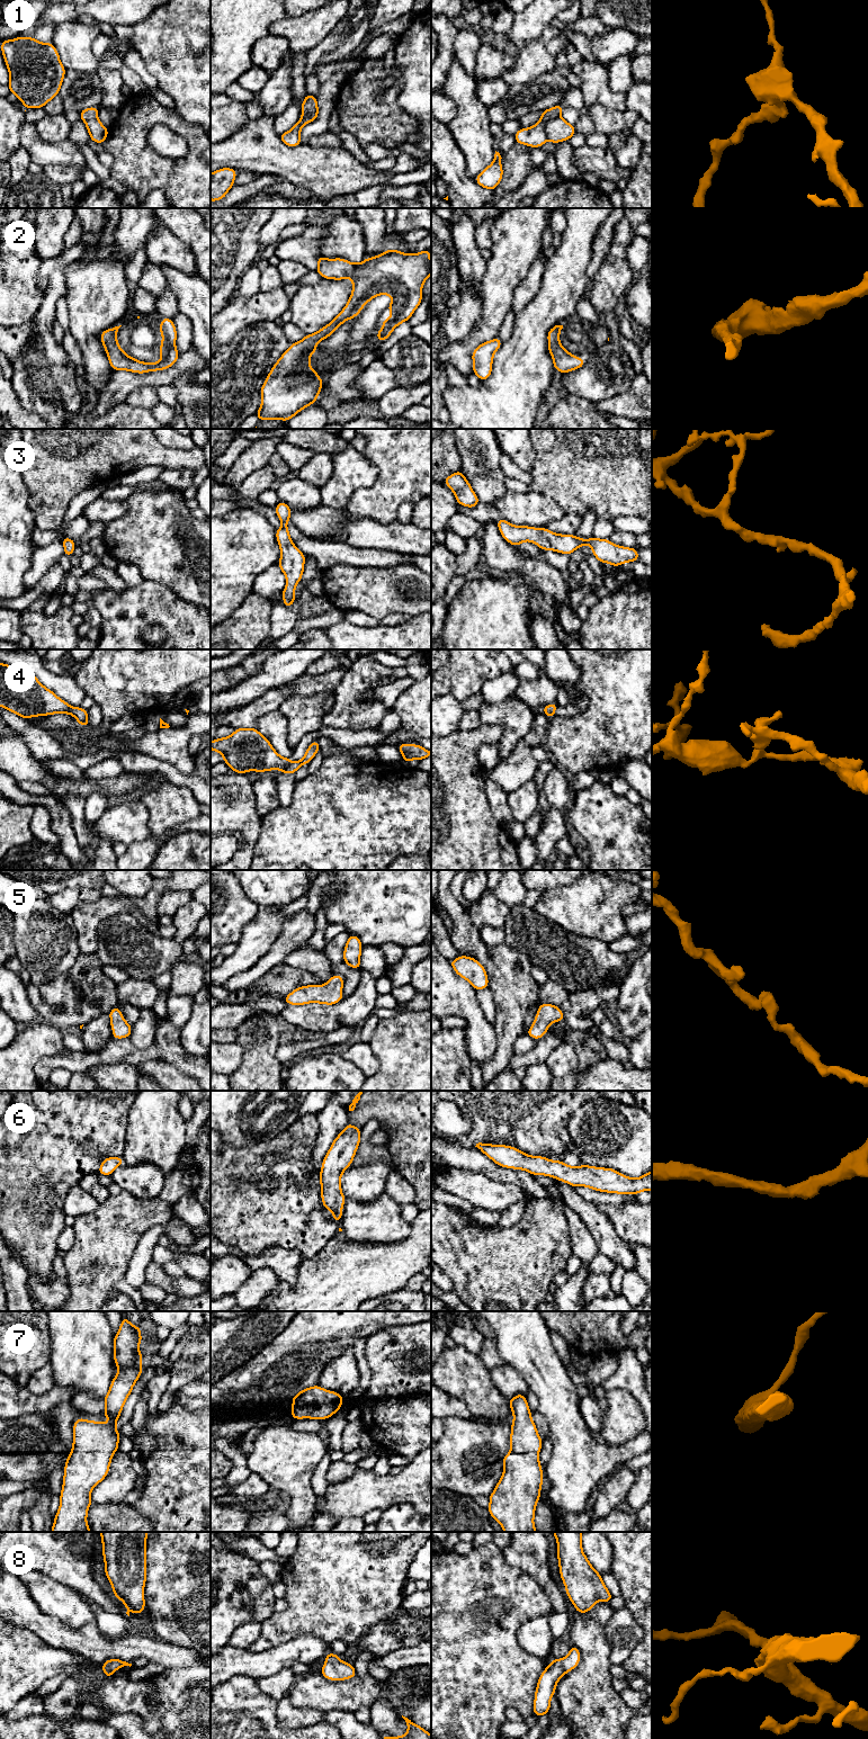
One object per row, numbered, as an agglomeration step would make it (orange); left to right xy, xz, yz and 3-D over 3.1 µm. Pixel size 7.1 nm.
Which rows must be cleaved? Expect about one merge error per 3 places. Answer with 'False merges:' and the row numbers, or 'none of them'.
False merges: 1, 4

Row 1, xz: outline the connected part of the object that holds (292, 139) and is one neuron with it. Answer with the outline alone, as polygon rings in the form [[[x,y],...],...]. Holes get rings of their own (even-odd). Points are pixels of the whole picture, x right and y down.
[[[315,107],[313,110],[311,110],[306,116],[304,116],[302,118],[302,127],[313,120],[315,120],[319,116],[319,107]],[[301,128],[298,129],[292,129],[288,132],[285,132],[283,134],[279,135],[279,138],[281,140],[281,142],[289,146],[289,147],[294,147],[297,146],[299,144],[302,144],[302,140],[301,140]]]

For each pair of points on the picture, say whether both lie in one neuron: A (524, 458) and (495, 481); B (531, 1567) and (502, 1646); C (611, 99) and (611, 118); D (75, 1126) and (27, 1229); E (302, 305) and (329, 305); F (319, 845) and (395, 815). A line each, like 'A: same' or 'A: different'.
A: different
B: different
C: different
D: same
E: same
F: same

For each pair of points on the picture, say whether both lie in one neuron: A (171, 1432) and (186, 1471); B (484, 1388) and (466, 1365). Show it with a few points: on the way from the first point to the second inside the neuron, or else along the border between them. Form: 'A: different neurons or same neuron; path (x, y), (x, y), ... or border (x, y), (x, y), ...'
A: same neuron; path (175, 1442), (186, 1453), (186, 1461)
B: same neuron; path (479, 1382), (467, 1371)

